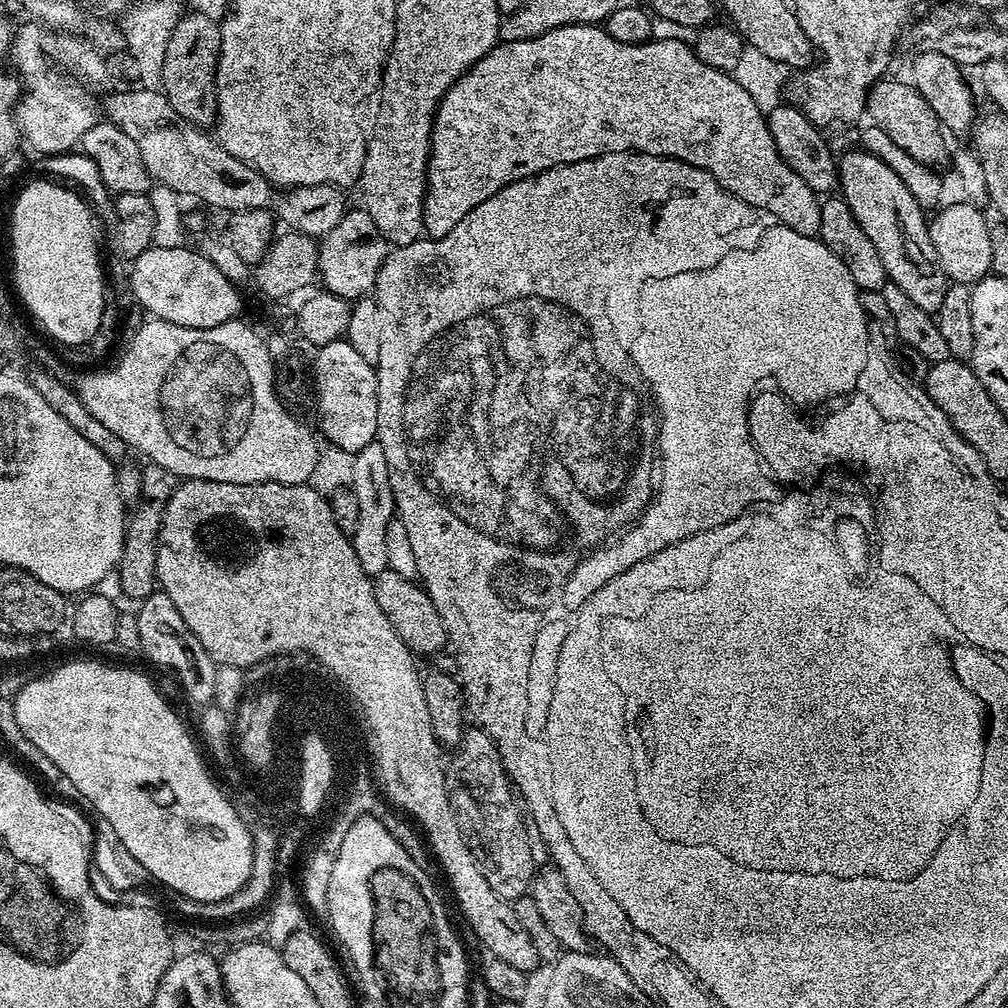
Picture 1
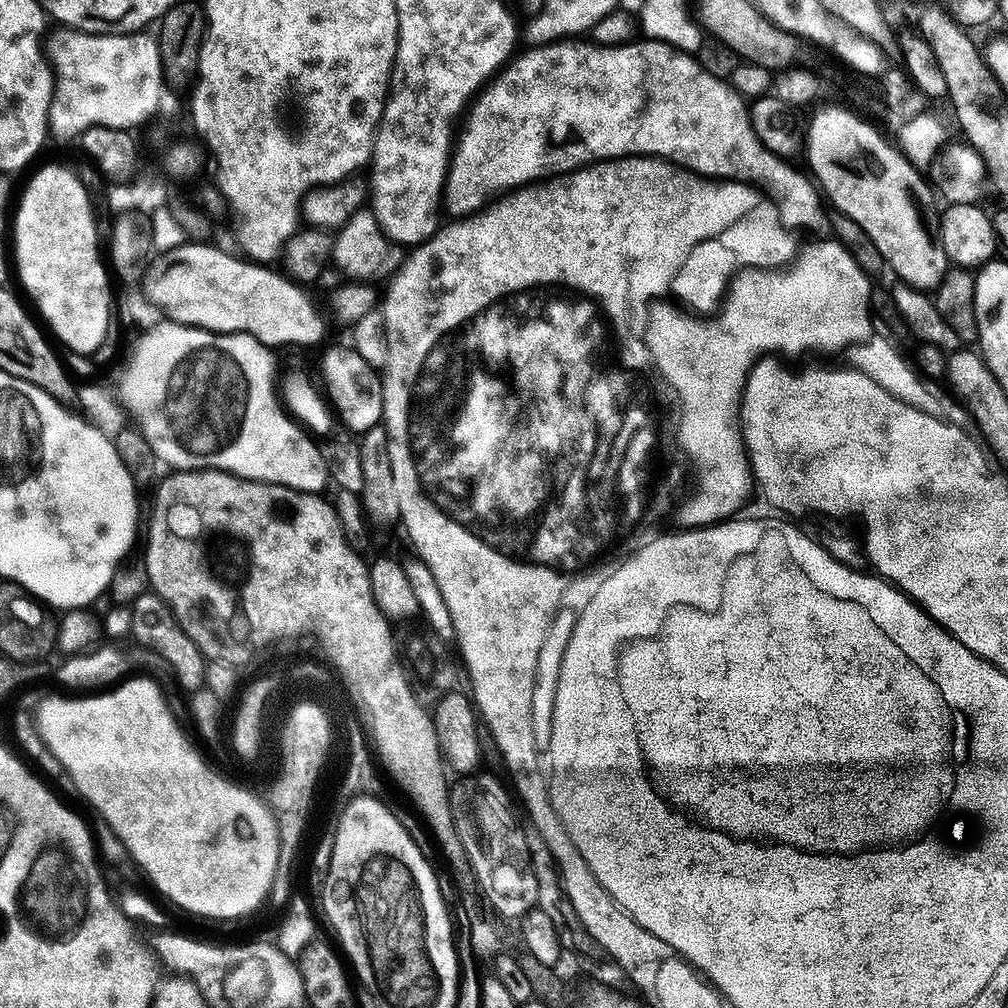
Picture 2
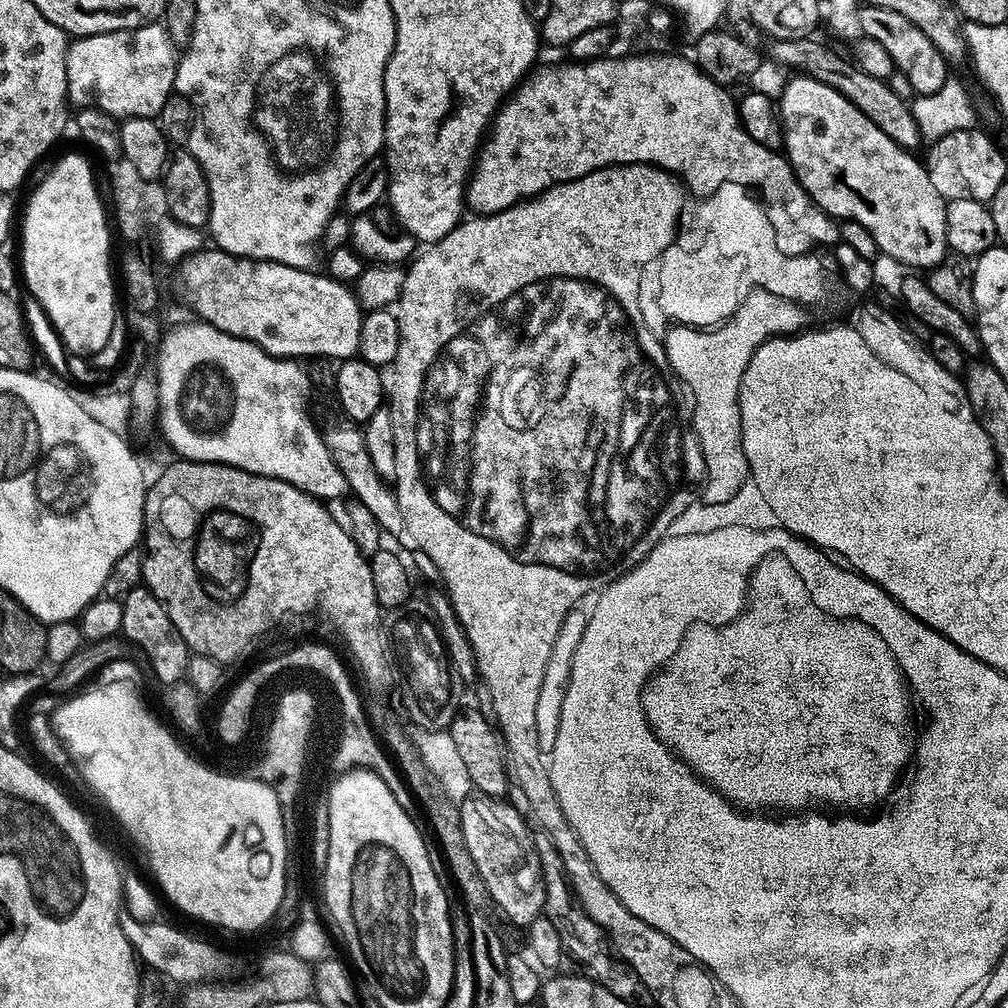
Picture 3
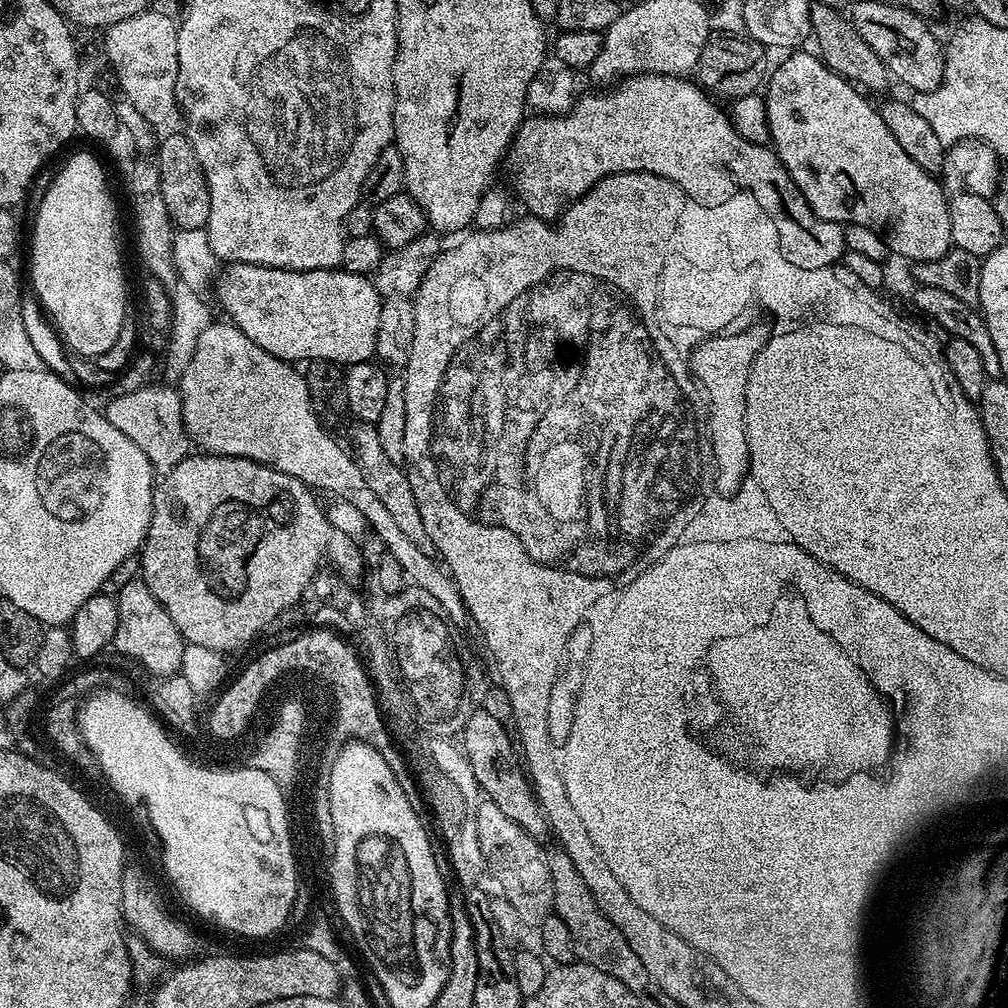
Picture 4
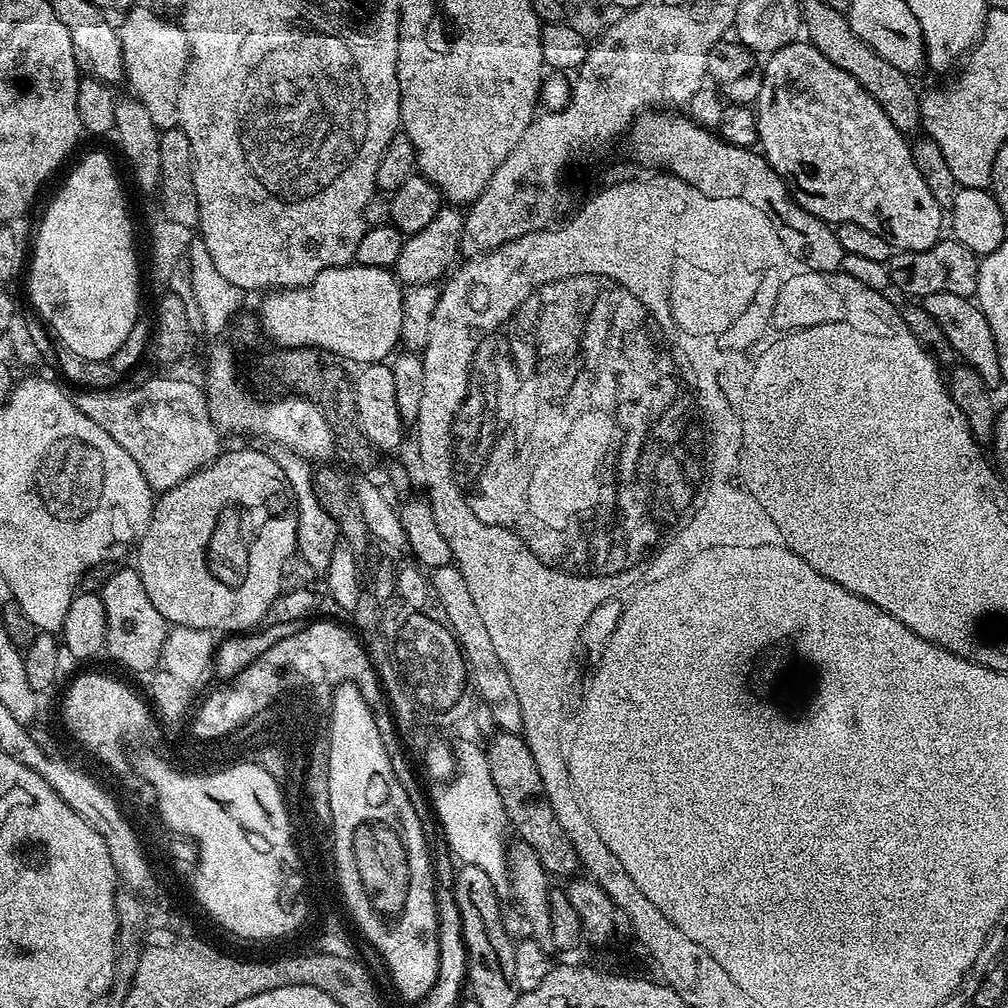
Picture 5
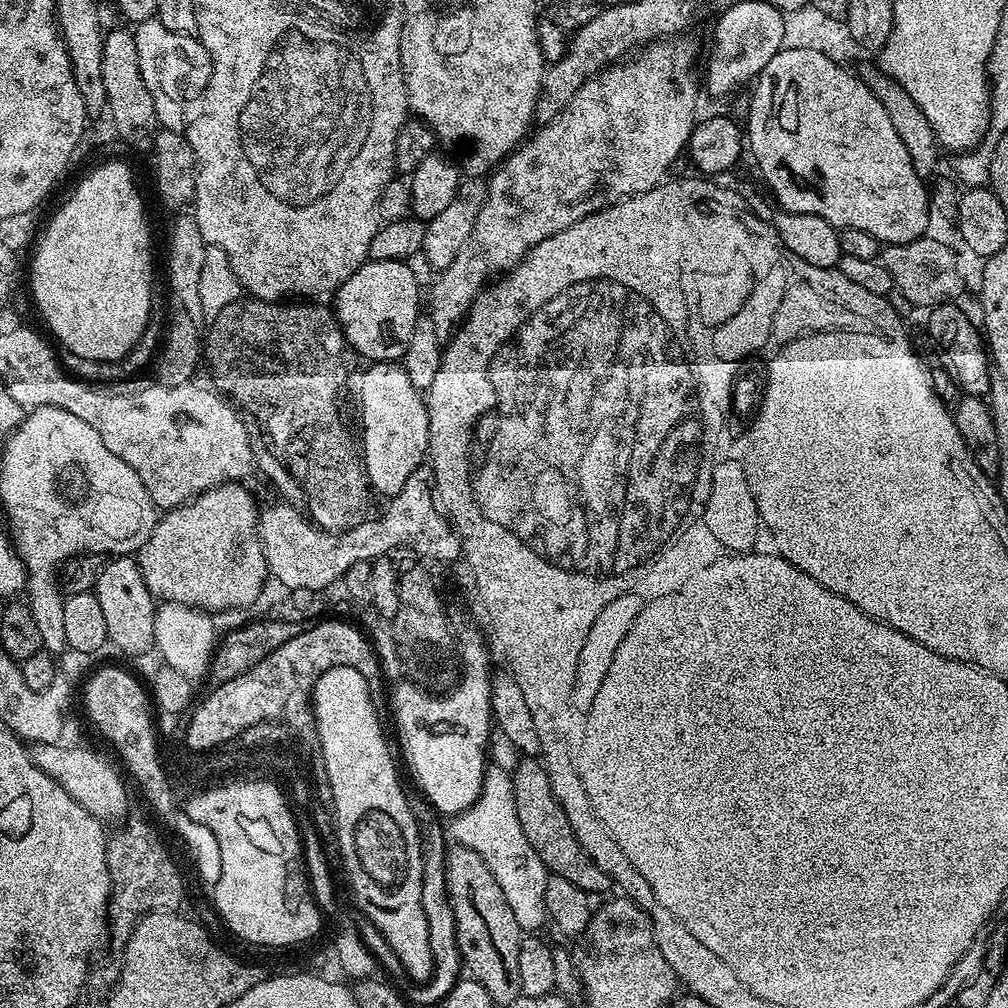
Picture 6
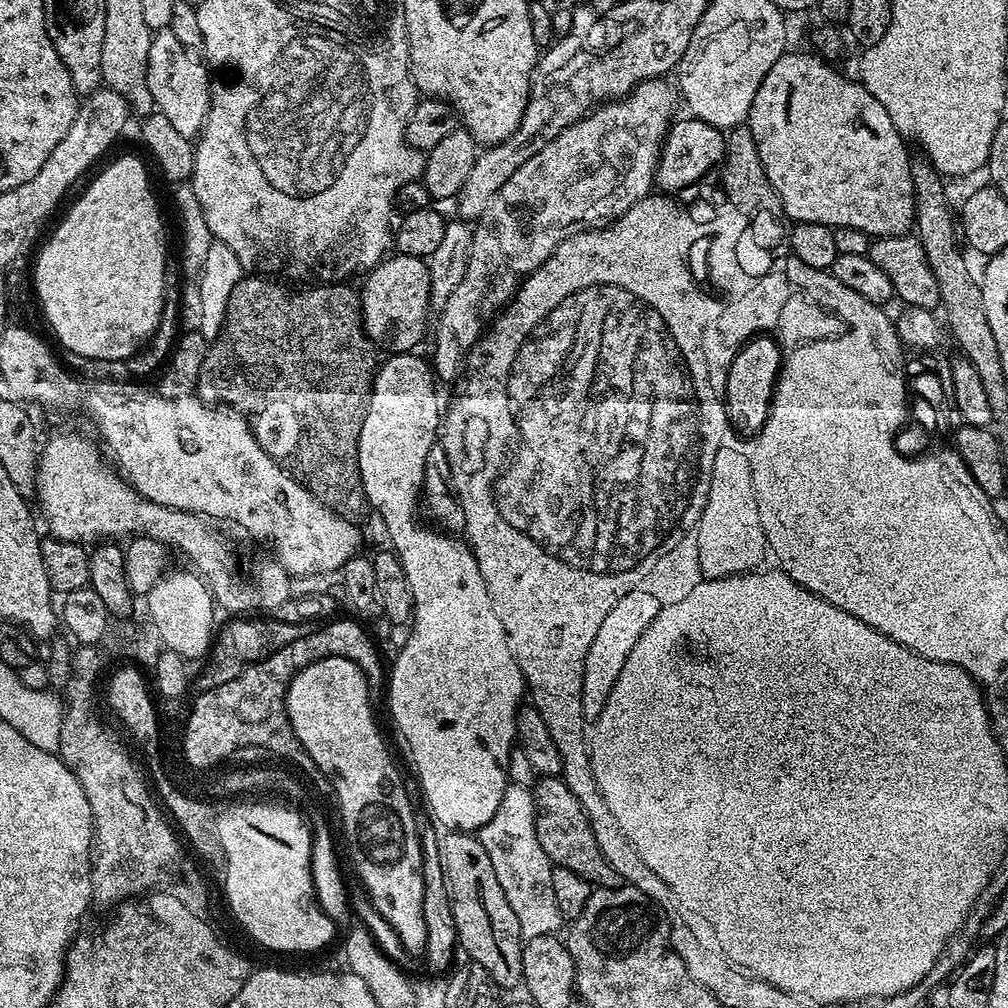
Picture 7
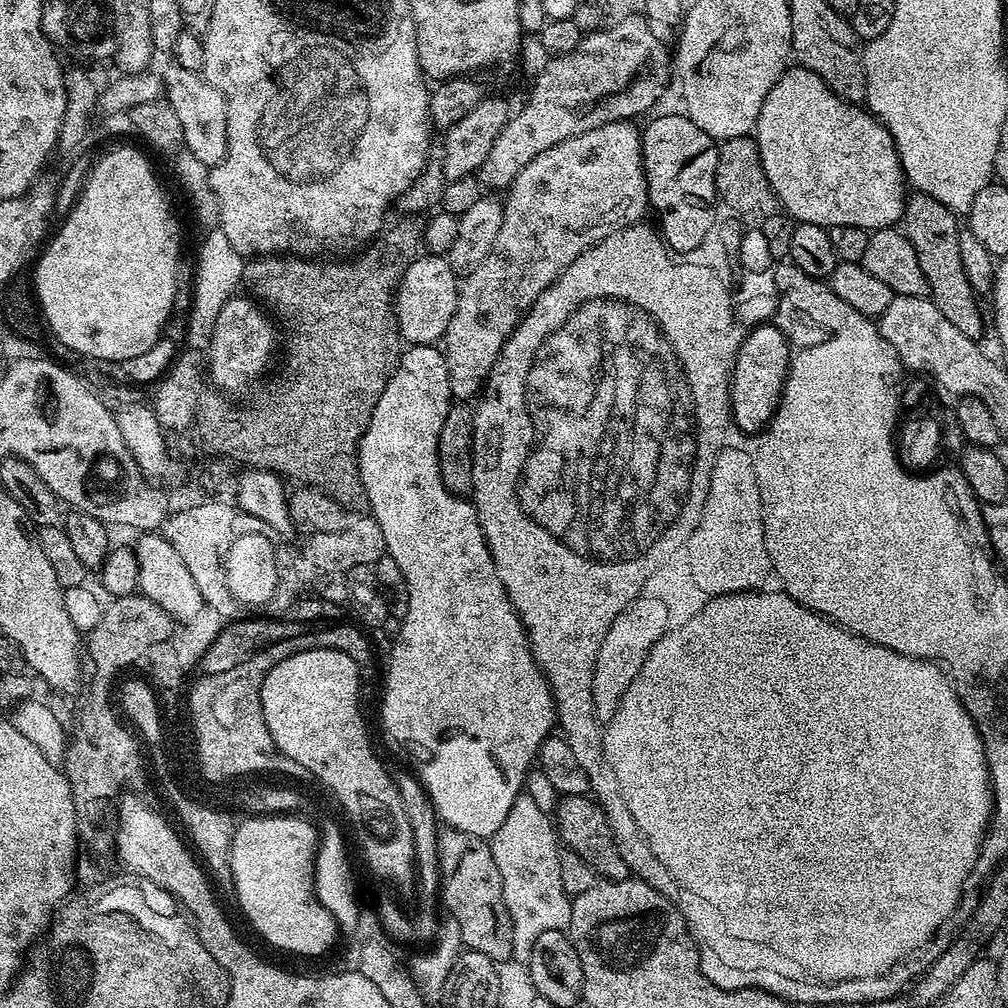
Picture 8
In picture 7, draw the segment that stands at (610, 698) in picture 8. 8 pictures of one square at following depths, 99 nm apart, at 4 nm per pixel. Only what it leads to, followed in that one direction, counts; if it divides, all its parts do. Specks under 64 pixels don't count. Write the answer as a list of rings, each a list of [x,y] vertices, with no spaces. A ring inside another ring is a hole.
[[[635,592],[621,600],[620,604],[613,608],[611,616],[606,616],[598,630],[597,637],[590,644],[590,650],[586,654],[586,663],[583,666],[583,690],[582,708],[583,716],[587,723],[595,723],[605,708],[606,698],[613,689],[614,682],[625,668],[626,652],[630,650],[642,628],[648,624],[648,620],[656,614],[656,600],[652,596]]]

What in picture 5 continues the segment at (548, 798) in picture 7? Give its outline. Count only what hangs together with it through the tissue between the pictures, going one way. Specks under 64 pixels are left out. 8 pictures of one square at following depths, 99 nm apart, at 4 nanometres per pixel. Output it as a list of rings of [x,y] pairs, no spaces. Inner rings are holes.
[[[500,730],[488,741],[490,742],[486,744],[486,755],[490,778],[494,778],[494,786],[498,786],[498,795],[502,798],[502,806],[506,810],[511,831],[516,831],[520,835],[517,837],[528,844],[534,854],[538,854],[538,862],[542,862],[544,869],[553,877],[575,877],[582,868],[580,859],[570,838],[558,822],[558,814],[554,814],[554,806],[550,806],[548,796],[544,793],[542,774],[538,774],[534,754],[530,754],[530,746],[523,735]]]

